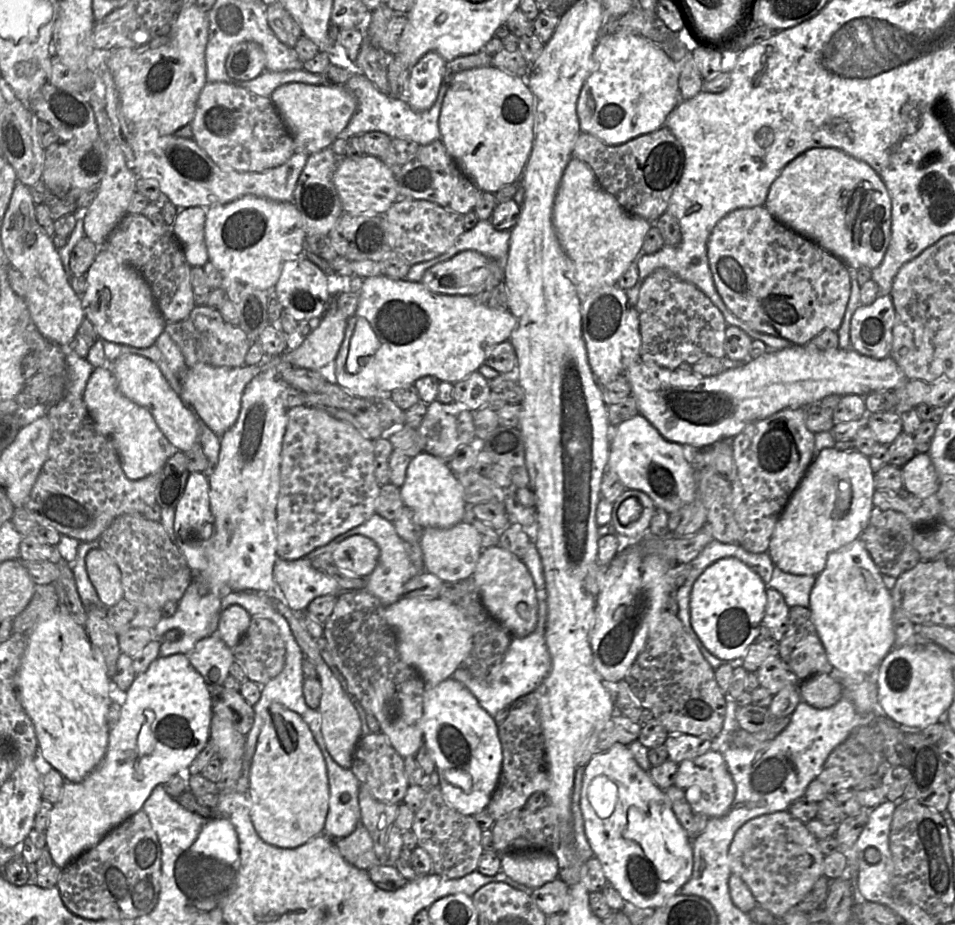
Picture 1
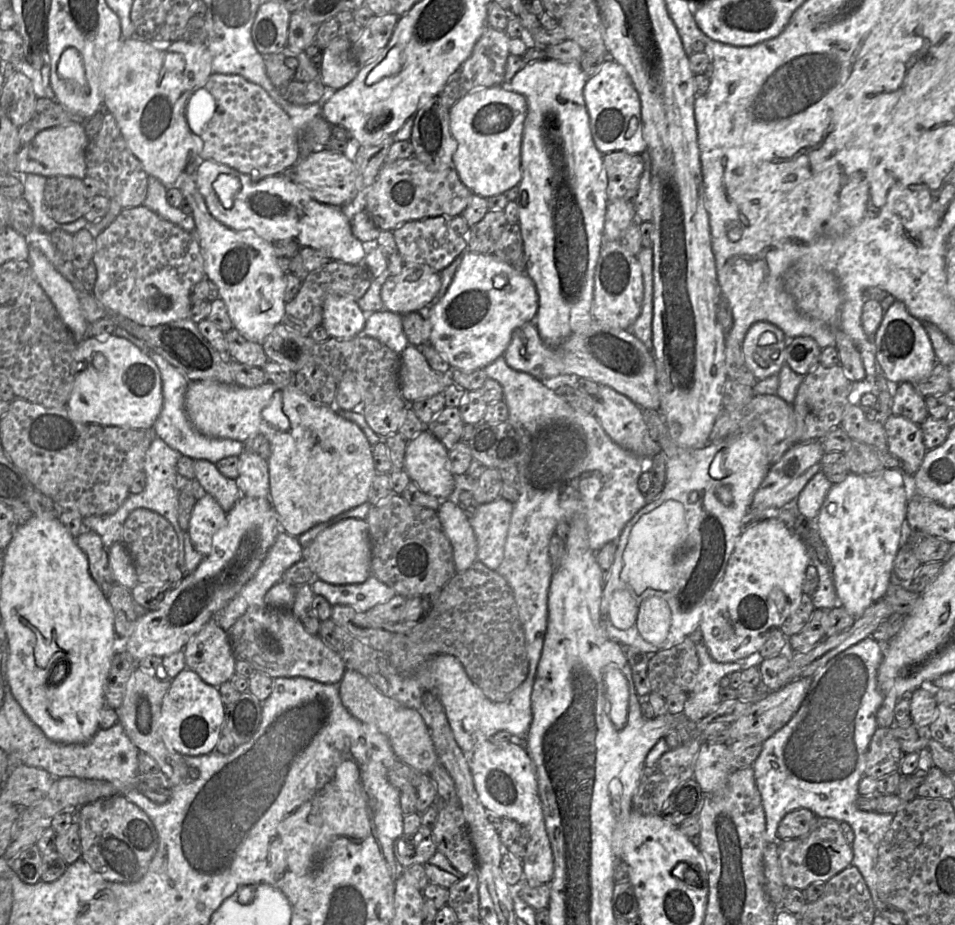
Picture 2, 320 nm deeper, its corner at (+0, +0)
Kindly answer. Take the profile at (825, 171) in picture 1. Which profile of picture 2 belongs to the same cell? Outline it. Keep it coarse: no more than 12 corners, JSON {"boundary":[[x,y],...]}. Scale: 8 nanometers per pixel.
{"boundary":[[896,300],[872,341],[892,385],[938,362],[924,324]]}

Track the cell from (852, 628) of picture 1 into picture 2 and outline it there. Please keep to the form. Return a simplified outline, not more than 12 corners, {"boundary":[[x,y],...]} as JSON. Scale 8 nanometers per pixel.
{"boundary":[[905,474],[833,484],[817,529],[855,618],[881,600],[906,519]]}

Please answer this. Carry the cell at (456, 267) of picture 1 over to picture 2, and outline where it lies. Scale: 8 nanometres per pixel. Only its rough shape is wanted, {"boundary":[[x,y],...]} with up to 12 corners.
{"boundary":[[404,263],[388,275],[381,298],[388,311],[429,308],[440,273]]}

